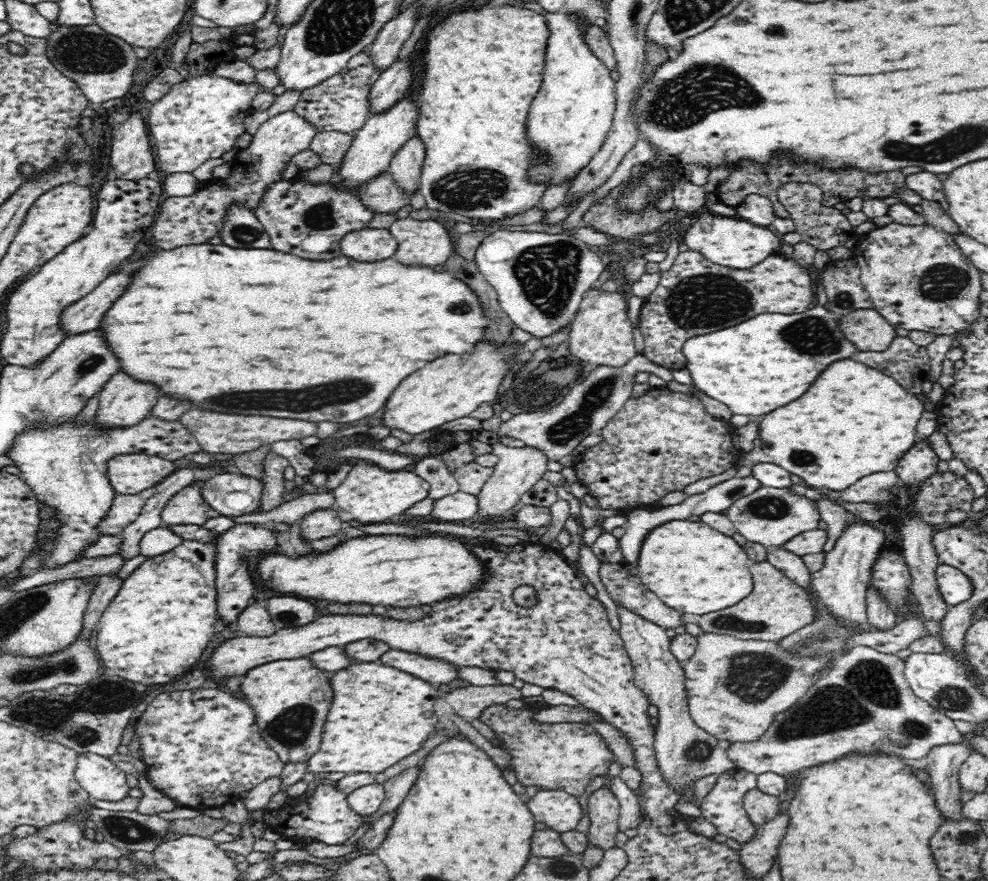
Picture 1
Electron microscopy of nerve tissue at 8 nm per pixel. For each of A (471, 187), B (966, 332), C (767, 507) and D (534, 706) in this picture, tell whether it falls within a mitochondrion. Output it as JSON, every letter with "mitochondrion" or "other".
{"A":"mitochondrion","B":"other","C":"mitochondrion","D":"other"}

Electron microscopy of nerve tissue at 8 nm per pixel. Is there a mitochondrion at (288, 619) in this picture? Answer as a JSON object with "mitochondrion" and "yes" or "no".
{"mitochondrion":"no"}

